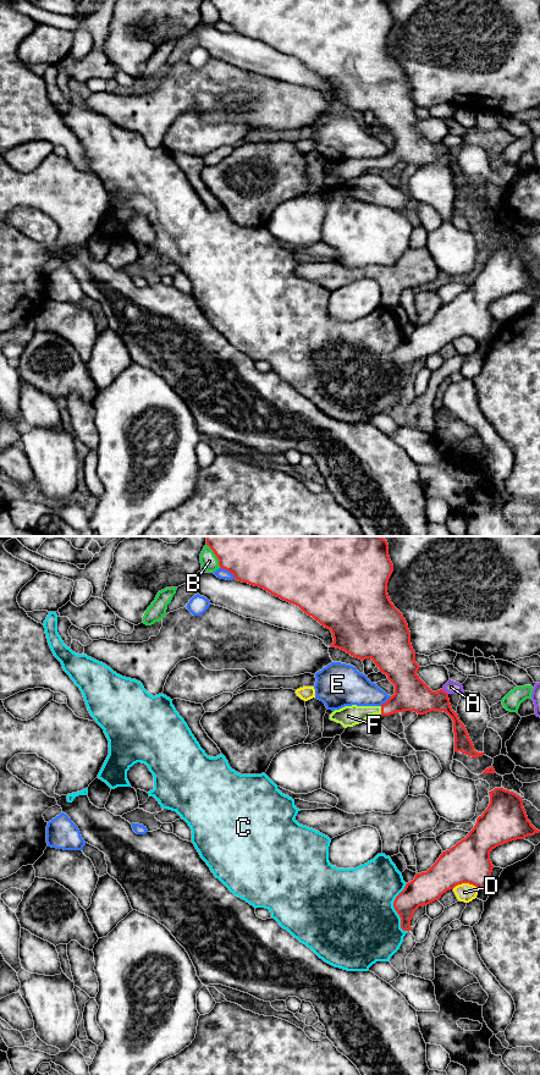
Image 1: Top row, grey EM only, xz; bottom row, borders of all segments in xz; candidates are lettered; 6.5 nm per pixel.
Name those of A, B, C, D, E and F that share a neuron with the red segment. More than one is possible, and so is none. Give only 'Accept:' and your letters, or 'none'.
Accept: F

